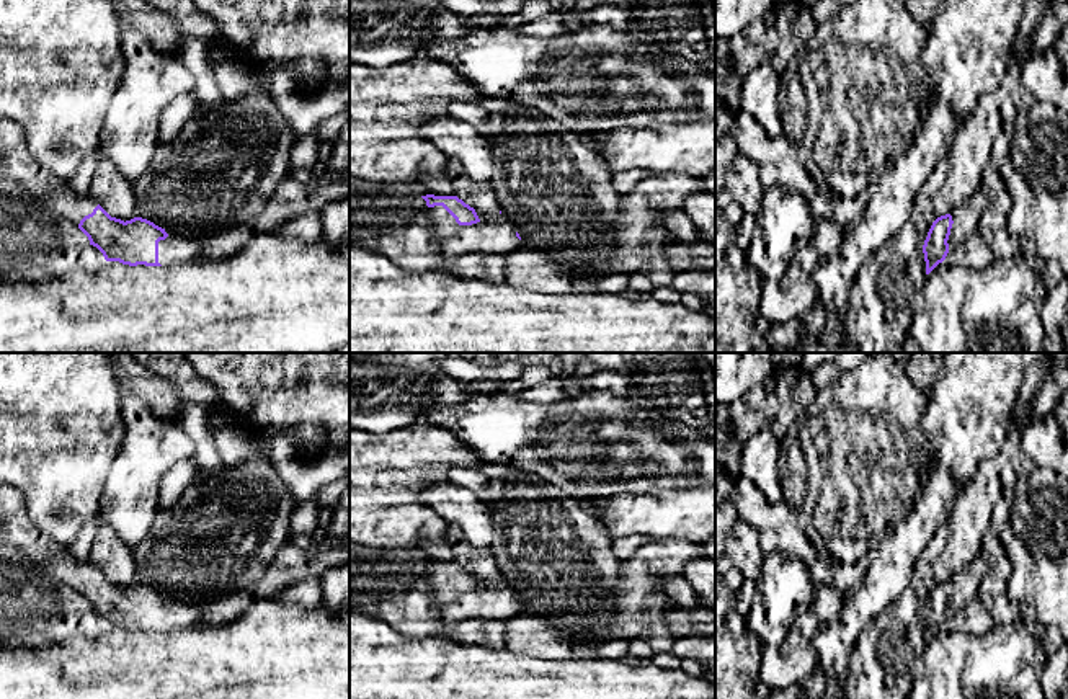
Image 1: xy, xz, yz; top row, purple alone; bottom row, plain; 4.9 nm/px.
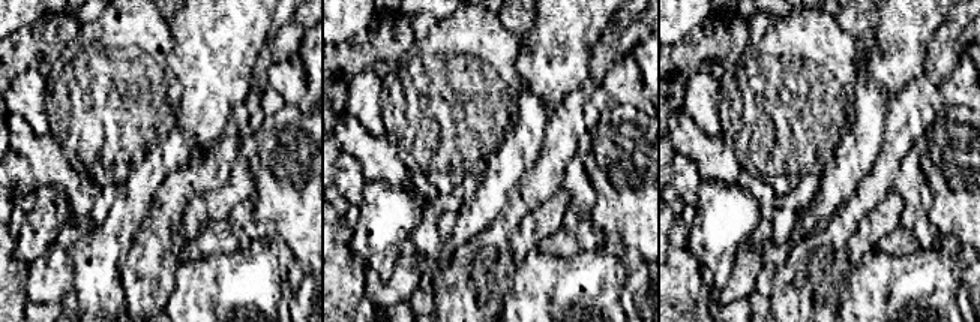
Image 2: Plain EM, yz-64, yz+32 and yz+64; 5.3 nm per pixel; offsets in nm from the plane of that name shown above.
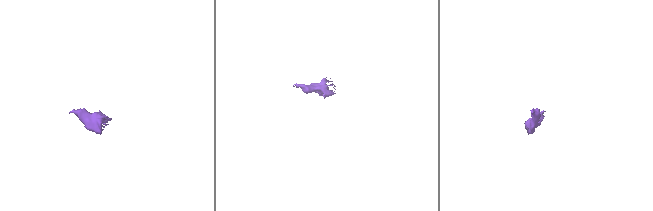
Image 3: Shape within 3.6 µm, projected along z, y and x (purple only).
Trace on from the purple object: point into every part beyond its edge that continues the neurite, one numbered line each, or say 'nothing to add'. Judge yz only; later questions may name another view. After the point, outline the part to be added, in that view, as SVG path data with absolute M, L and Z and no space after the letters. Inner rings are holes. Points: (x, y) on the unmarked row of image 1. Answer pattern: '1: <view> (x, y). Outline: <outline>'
1: yz (965, 582). Outline: M978 555L965 568L950 577L954 590L947 606L949 617L957 612L965 603L978 596L981 580L988 575L990 568L990 560Z

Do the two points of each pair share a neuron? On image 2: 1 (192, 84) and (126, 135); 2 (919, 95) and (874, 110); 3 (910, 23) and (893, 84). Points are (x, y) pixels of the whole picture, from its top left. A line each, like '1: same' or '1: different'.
1: different
2: different
3: same

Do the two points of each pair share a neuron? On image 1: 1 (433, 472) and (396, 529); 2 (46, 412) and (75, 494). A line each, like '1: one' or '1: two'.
1: one
2: one

